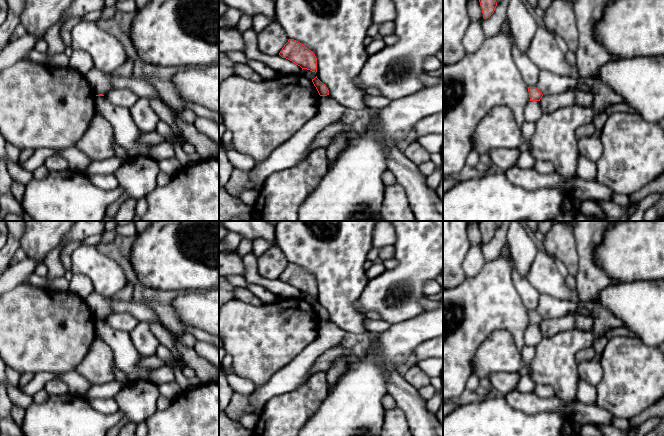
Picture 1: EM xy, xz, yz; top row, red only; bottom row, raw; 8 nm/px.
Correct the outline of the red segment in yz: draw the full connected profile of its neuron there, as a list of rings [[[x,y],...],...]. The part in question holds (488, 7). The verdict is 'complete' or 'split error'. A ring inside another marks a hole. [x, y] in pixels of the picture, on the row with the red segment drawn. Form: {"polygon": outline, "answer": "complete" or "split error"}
{"polygon": [[[479,0],[483,13],[483,18],[489,18],[495,11],[497,6],[496,0]]], "answer": "complete"}

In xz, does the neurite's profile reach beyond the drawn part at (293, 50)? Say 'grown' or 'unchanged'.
unchanged

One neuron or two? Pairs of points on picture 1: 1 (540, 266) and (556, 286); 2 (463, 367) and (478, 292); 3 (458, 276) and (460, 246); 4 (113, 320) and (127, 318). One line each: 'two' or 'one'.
1: one
2: one
3: one
4: one

